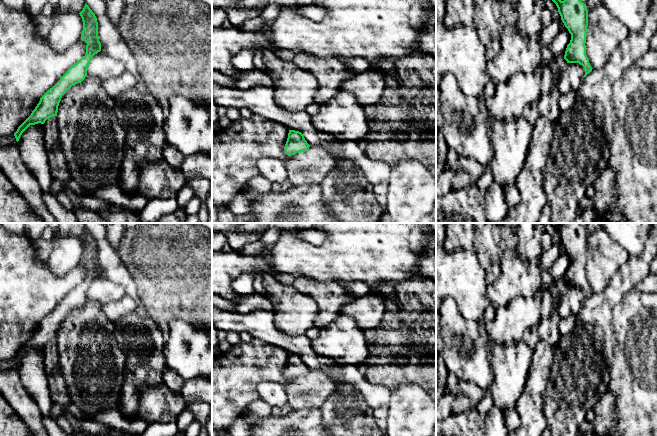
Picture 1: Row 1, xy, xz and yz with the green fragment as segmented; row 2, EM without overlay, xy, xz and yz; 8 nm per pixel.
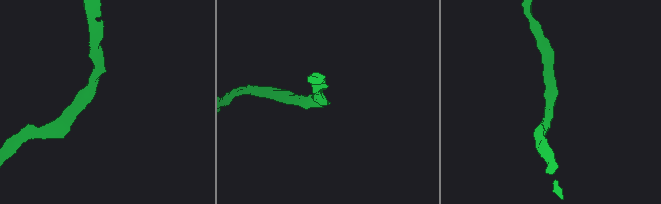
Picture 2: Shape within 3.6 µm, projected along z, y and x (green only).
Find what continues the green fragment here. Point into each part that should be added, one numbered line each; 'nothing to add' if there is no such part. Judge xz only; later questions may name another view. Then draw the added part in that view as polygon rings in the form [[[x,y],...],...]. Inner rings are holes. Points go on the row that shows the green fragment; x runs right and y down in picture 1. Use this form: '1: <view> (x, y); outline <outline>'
nothing to add

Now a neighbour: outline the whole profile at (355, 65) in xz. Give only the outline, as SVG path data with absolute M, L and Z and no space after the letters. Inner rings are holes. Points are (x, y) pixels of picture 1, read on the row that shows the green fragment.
M338 57L338 59L351 73L354 74L363 73L371 69L370 63L363 58Z

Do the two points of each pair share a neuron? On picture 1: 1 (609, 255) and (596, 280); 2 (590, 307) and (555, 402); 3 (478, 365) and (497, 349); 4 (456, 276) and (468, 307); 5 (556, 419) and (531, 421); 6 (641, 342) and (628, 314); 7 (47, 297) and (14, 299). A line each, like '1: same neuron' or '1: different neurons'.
1: same neuron
2: same neuron
3: different neurons
4: same neuron
5: different neurons
6: same neuron
7: same neuron

